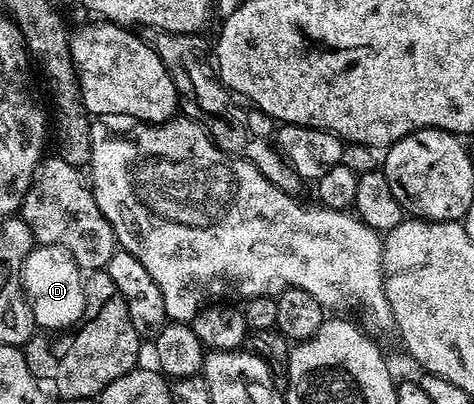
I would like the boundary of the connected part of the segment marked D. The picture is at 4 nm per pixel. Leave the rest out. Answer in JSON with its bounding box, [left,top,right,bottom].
[21,246,85,330]

